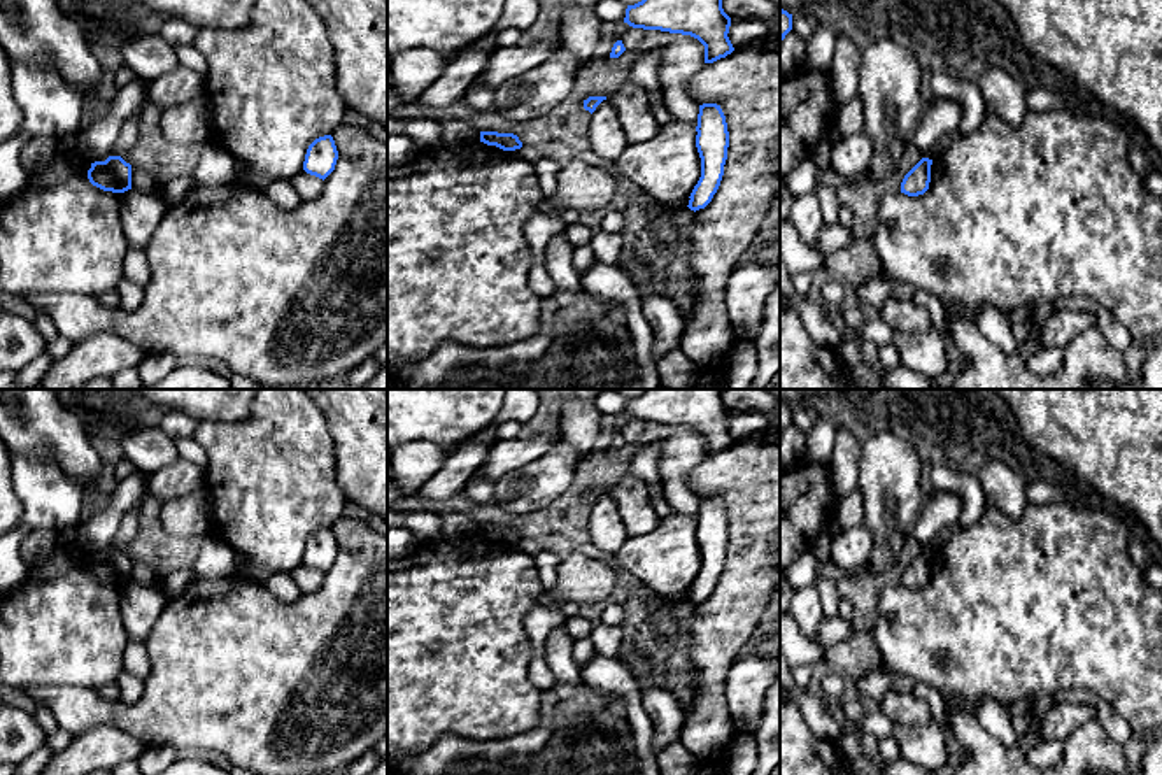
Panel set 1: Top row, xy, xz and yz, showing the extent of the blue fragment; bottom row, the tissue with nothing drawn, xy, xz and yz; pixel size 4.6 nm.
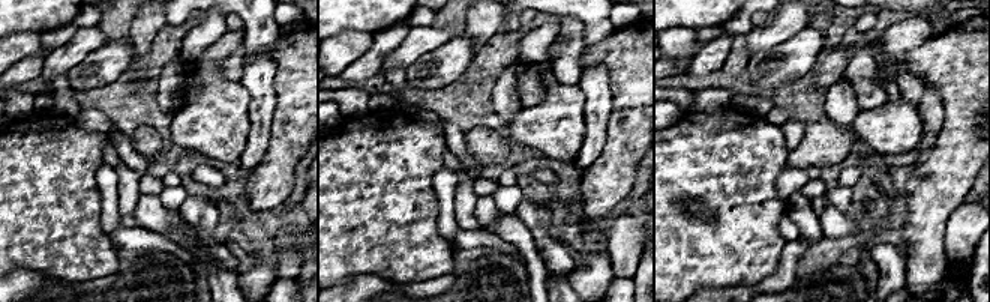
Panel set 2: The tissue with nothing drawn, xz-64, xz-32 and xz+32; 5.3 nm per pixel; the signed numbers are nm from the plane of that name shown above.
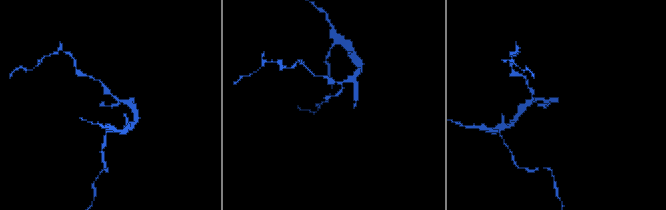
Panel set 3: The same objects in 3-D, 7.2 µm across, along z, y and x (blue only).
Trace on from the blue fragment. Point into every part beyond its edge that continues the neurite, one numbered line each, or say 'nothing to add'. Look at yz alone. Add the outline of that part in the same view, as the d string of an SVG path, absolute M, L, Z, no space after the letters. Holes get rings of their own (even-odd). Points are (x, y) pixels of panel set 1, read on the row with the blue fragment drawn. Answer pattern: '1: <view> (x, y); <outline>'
nothing to add

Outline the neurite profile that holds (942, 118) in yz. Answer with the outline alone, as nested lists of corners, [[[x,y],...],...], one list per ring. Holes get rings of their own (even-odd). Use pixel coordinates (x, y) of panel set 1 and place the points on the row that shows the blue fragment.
[[[936,96],[932,105],[922,112],[917,130],[908,144],[915,146],[924,158],[932,158],[934,147],[943,135],[959,130],[962,109],[957,102]]]

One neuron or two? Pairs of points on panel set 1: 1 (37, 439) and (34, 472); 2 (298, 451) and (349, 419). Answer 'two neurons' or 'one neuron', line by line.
1: two neurons
2: two neurons

